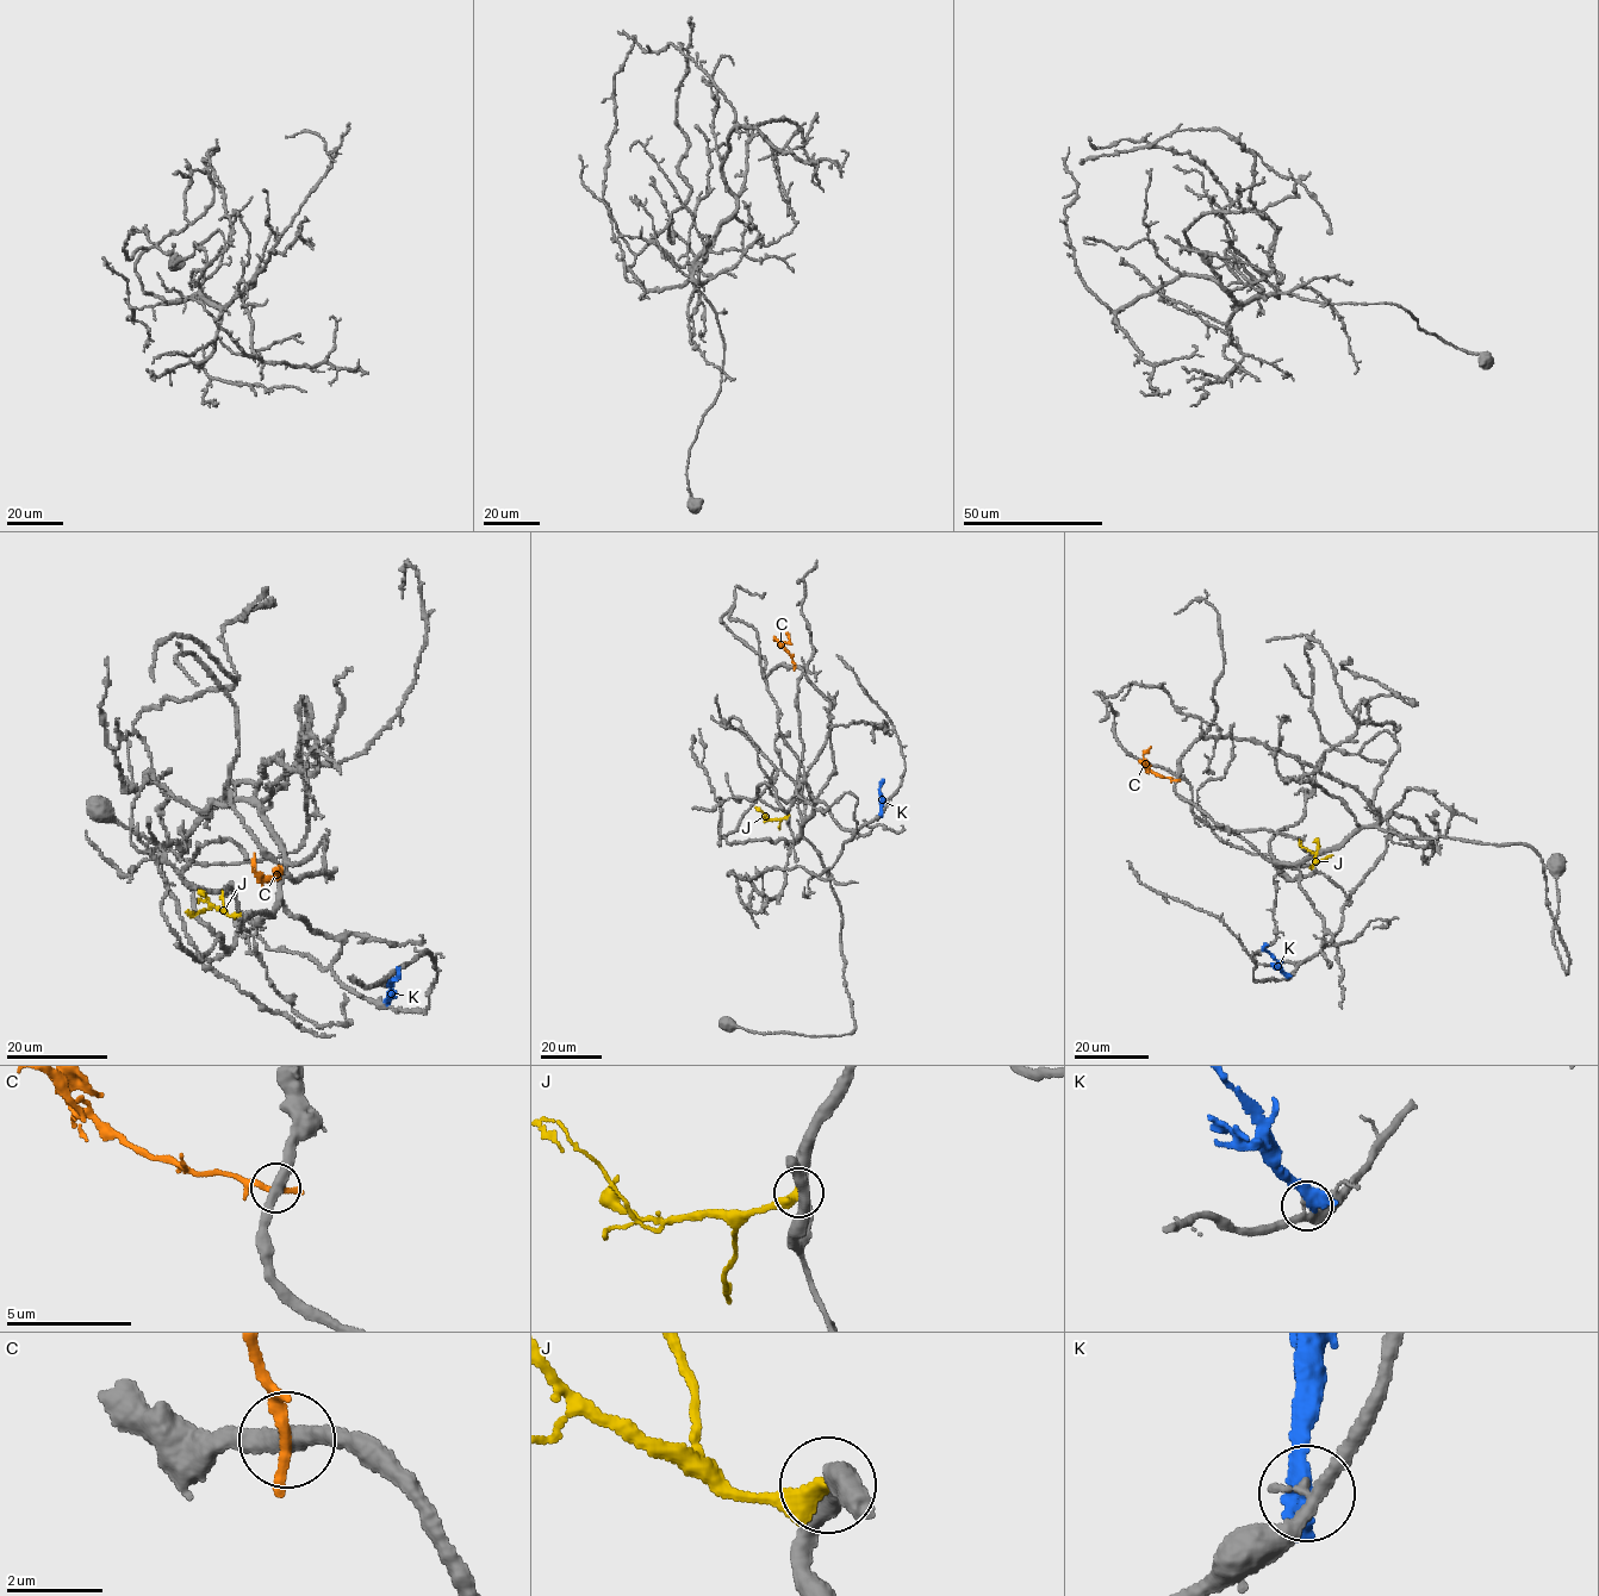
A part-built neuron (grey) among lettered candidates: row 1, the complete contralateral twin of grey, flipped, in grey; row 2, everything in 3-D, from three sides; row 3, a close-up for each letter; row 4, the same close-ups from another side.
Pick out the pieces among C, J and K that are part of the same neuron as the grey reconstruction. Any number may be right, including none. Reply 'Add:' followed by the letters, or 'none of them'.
Add: none of them

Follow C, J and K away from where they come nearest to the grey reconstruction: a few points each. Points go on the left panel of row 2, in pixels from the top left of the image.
C: (280, 867), (274, 878), (261, 879), (253, 868), (255, 854)
J: (237, 914), (226, 915), (211, 905), (194, 915), (186, 911)
K: (387, 1003), (392, 979), (398, 978), (396, 968)

